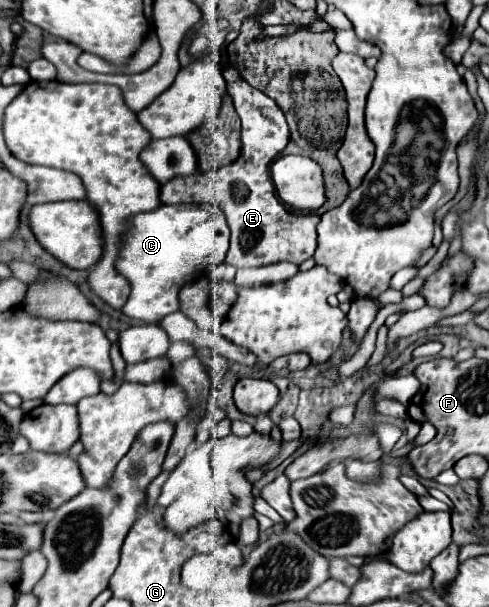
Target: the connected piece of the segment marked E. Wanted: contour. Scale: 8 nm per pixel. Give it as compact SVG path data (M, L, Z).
M246 81L228 85L228 93L234 101L234 109L242 121L242 151L238 159L226 167L210 173L192 173L188 177L174 177L160 189L162 203L210 203L218 205L230 225L230 249L226 253L228 265L234 267L264 267L280 261L300 265L310 259L316 249L316 225L318 213L294 213L278 197L272 185L270 165L284 151L290 139L290 131L282 109L274 99L254 89Z

